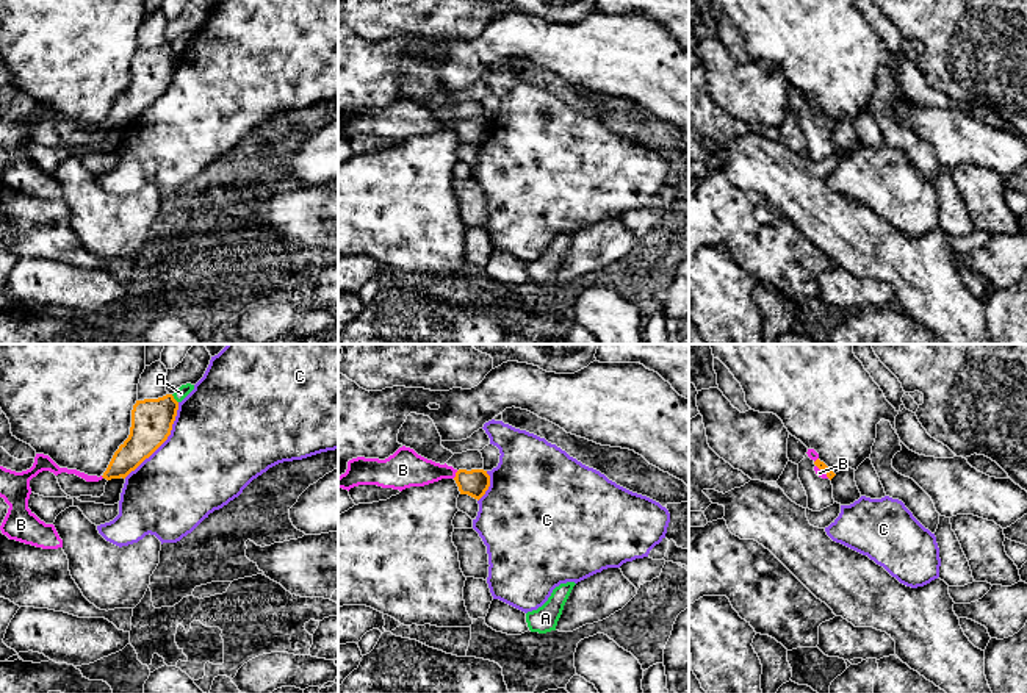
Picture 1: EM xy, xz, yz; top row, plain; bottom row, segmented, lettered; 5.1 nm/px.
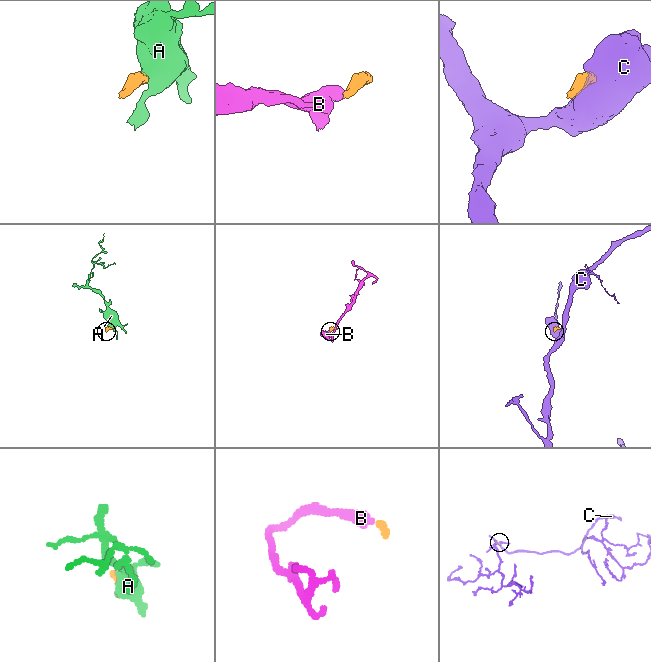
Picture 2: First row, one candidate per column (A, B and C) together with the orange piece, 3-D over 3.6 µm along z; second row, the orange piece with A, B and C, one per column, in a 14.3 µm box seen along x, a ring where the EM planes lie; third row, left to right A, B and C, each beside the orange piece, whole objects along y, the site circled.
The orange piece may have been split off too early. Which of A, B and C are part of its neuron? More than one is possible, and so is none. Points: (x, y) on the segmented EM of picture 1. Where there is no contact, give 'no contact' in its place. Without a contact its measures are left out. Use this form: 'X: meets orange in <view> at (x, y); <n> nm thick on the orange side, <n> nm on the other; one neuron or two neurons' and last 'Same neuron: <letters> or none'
A: meets orange in xy at (174, 399); 220 nm thick on the orange side, 70 nm on the other; two neurons
B: meets orange in xz at (456, 474); 140 nm thick on the orange side, 180 nm on the other; one neuron
C: meets orange in xy at (163, 441); 220 nm thick on the orange side, 480 nm on the other; two neurons
Same neuron: B

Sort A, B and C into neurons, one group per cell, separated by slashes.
A / B / C

